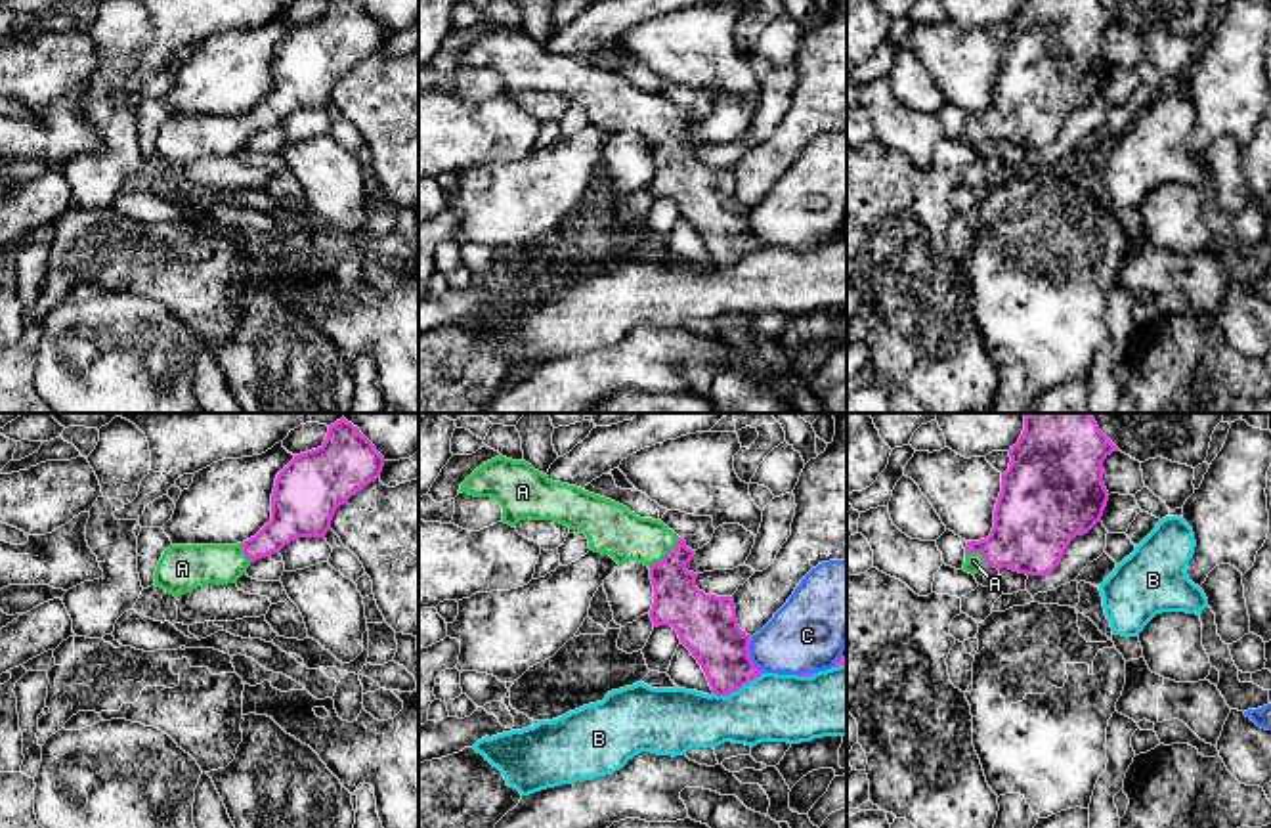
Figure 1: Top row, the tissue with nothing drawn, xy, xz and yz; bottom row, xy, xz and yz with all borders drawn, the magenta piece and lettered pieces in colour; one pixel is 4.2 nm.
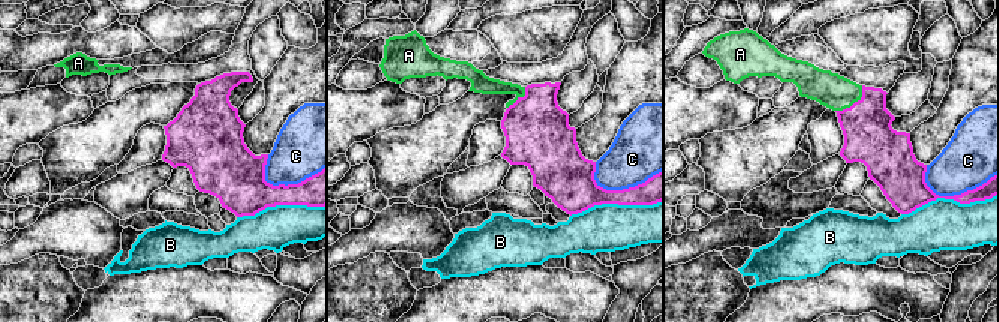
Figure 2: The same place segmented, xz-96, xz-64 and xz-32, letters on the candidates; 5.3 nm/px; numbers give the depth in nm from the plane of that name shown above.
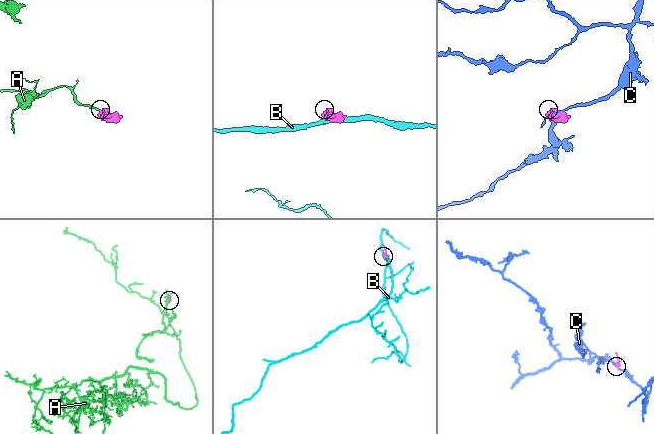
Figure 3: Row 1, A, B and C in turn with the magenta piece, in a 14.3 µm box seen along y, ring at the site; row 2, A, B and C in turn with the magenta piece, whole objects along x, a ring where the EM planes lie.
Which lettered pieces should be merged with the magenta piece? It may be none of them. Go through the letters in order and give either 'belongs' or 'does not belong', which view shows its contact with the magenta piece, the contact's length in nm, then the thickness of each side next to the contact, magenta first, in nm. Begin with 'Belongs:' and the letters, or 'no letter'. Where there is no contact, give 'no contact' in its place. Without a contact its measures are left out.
Belongs: A
A: belongs | xz | 180 nm | 200/220 nm
B: does not belong | xz | 240 nm | 240/280 nm
C: does not belong | xz | 160 nm | 260/300 nm

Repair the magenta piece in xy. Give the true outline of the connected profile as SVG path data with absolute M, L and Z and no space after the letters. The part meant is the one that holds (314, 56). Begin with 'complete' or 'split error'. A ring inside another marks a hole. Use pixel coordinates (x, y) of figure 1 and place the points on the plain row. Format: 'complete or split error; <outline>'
split error; M329 0L321 19L294 27L277 46L271 92L237 117L170 117L155 142L155 157L176 170L208 155L227 157L247 140L298 109L325 109L331 92L359 61L375 54L384 29L359 0Z

